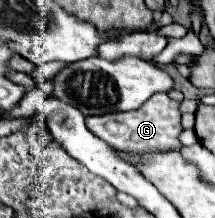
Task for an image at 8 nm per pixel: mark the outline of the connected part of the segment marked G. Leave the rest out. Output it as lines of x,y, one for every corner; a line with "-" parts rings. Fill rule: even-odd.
165,92
153,94
141,108
131,112
113,112
105,116
85,118
87,128
115,150
123,152
163,152
165,148
181,148
181,110
179,102
171,100

